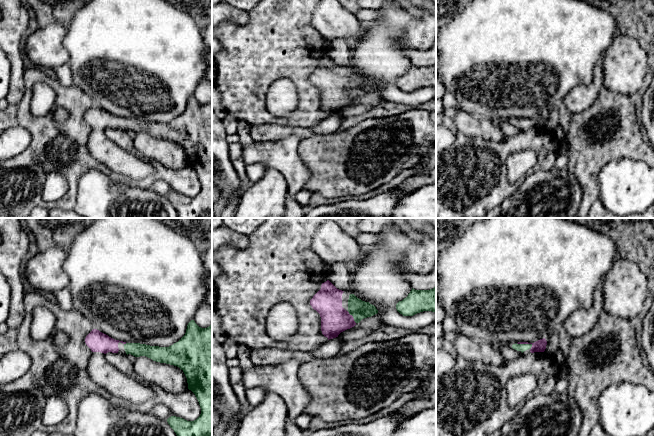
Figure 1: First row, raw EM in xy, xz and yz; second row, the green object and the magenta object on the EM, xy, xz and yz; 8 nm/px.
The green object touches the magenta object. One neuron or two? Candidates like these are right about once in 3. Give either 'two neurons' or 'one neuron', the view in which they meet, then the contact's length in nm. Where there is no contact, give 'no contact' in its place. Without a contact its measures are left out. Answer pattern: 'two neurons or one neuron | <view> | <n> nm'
one neuron | yz | 140 nm

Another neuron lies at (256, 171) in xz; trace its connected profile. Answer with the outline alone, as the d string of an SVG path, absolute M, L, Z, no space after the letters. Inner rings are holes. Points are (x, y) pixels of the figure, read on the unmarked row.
M254 163L245 166L249 184L258 182L265 174L267 166L262 163Z

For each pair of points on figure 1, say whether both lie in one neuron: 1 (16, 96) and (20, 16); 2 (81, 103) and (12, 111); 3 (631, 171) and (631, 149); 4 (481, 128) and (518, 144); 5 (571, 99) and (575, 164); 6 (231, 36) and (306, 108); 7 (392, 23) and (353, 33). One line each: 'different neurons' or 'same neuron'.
1: same neuron
2: same neuron
3: different neurons
4: different neurons
5: different neurons
6: same neuron
7: different neurons

